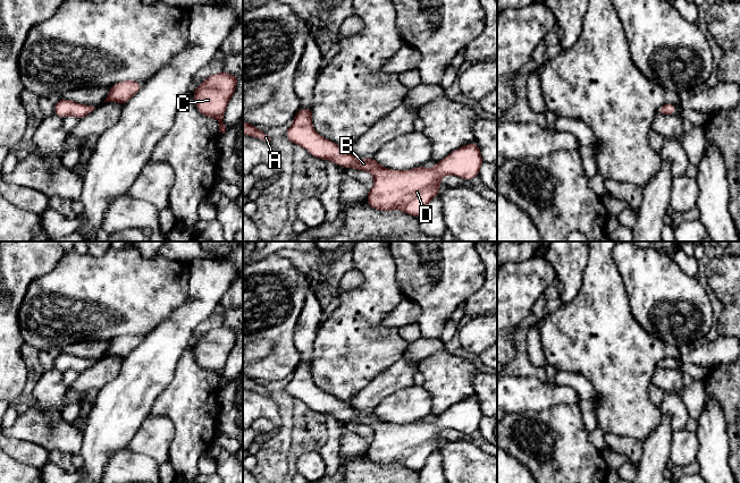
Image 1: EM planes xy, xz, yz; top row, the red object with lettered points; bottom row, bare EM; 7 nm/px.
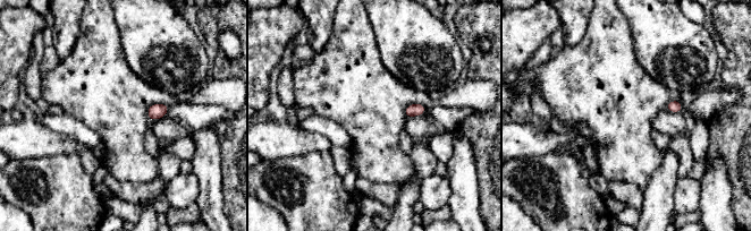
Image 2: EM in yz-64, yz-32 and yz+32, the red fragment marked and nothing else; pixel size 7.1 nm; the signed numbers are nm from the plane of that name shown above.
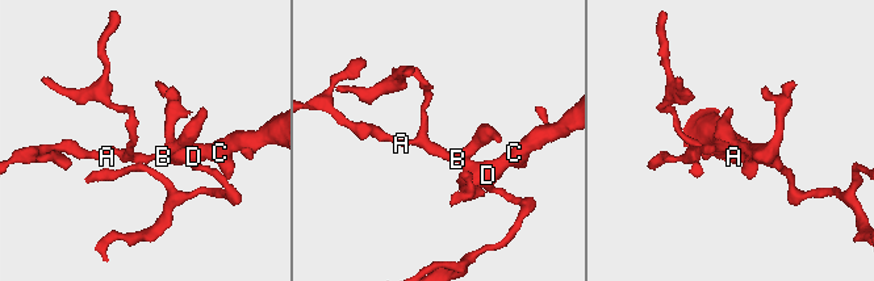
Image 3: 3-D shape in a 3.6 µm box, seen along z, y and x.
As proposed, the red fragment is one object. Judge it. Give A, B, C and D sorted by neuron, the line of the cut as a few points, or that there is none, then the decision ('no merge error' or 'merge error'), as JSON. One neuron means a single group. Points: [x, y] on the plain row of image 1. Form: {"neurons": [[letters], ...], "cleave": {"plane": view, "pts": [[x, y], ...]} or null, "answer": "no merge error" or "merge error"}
{"neurons": [["A", "B", "C", "D"]], "cleave": null, "answer": "no merge error"}

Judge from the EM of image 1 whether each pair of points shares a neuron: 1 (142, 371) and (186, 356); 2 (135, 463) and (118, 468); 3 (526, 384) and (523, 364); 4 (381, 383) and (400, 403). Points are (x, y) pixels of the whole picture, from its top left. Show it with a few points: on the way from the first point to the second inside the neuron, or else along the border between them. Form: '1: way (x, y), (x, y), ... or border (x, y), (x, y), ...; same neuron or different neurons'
1: border (191, 342), (182, 354), (174, 378), (168, 383); different neurons
2: way (131, 467), (123, 467); same neuron
3: border (509, 374), (534, 375), (545, 381); different neurons
4: border (413, 384), (387, 395), (373, 409); different neurons

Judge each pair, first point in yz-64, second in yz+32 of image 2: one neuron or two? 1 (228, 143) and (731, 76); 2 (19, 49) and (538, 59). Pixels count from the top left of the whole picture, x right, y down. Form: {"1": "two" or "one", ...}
{"1": "one", "2": "two"}

